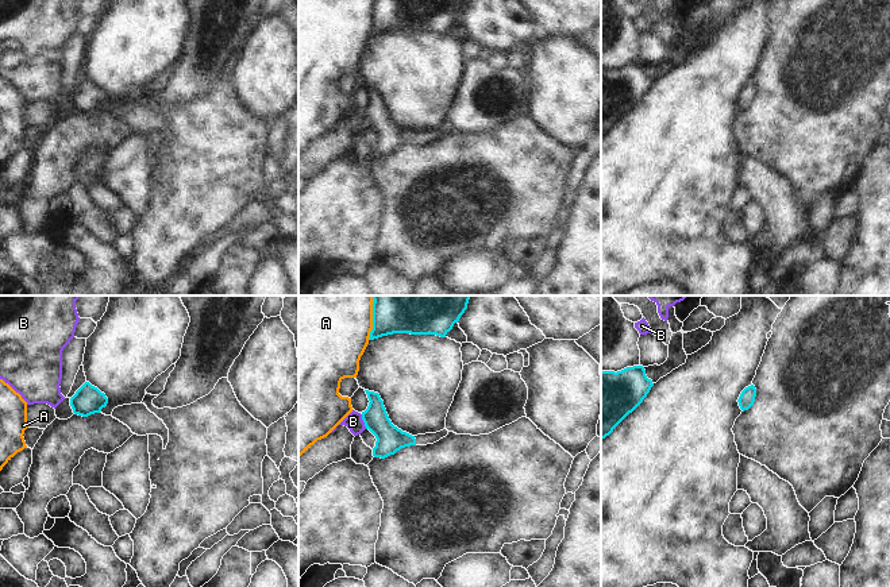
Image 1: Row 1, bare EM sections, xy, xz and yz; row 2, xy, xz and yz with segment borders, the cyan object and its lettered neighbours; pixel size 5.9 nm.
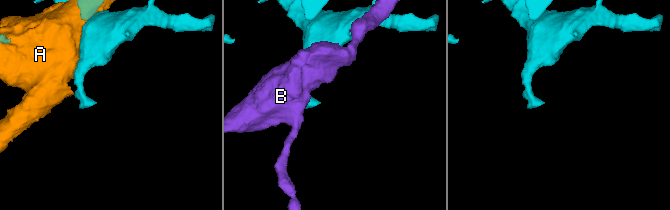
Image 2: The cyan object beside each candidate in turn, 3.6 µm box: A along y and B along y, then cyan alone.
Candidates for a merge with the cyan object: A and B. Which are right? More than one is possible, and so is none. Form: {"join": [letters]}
{"join": []}

